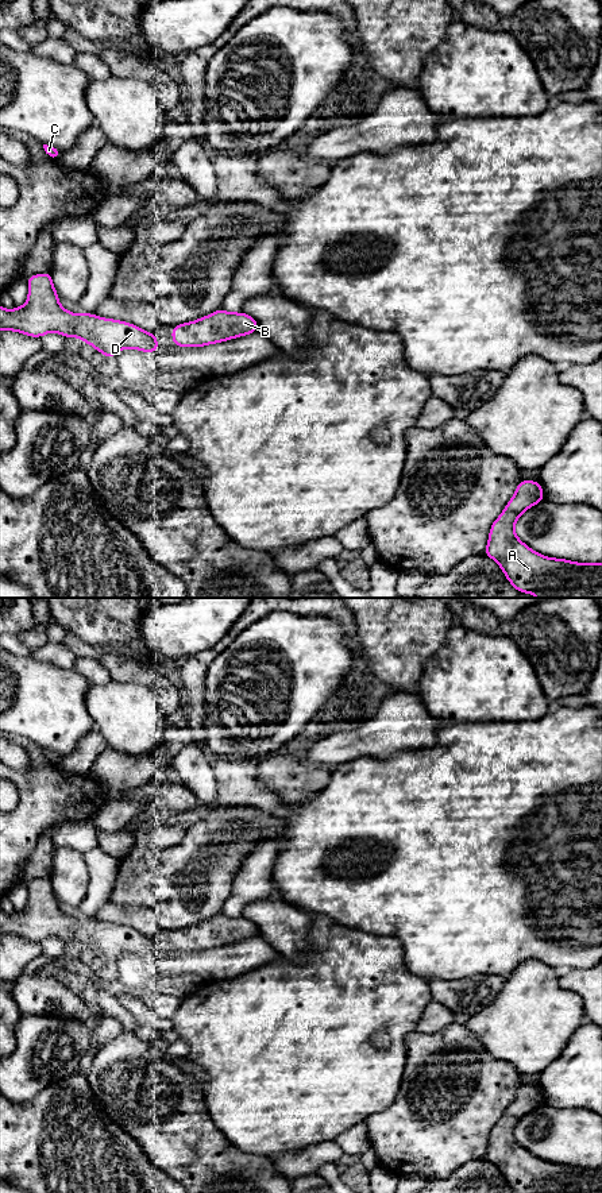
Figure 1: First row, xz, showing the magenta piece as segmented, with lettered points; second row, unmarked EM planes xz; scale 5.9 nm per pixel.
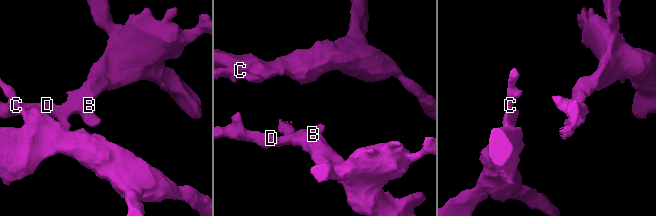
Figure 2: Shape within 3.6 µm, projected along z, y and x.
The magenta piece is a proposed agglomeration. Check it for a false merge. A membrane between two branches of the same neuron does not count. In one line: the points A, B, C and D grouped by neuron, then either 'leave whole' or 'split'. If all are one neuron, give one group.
groups A B C D; leave whole

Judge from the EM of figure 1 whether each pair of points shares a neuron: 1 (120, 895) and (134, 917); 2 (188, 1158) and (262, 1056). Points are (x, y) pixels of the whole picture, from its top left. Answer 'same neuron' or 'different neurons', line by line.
1: different neurons
2: different neurons

